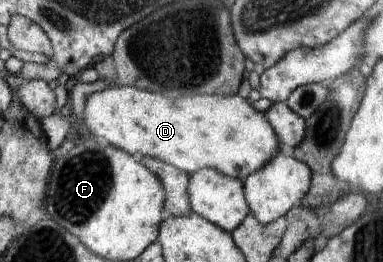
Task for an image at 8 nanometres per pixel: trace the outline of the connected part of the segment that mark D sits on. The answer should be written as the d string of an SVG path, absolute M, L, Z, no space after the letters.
M114 86L96 91L86 98L83 118L92 136L105 138L114 148L120 148L132 155L144 154L144 157L162 160L188 175L193 175L202 168L214 168L224 176L243 181L248 175L266 166L279 148L278 136L266 120L266 115L258 112L251 102L237 94L198 94L190 98L172 98L136 86Z

